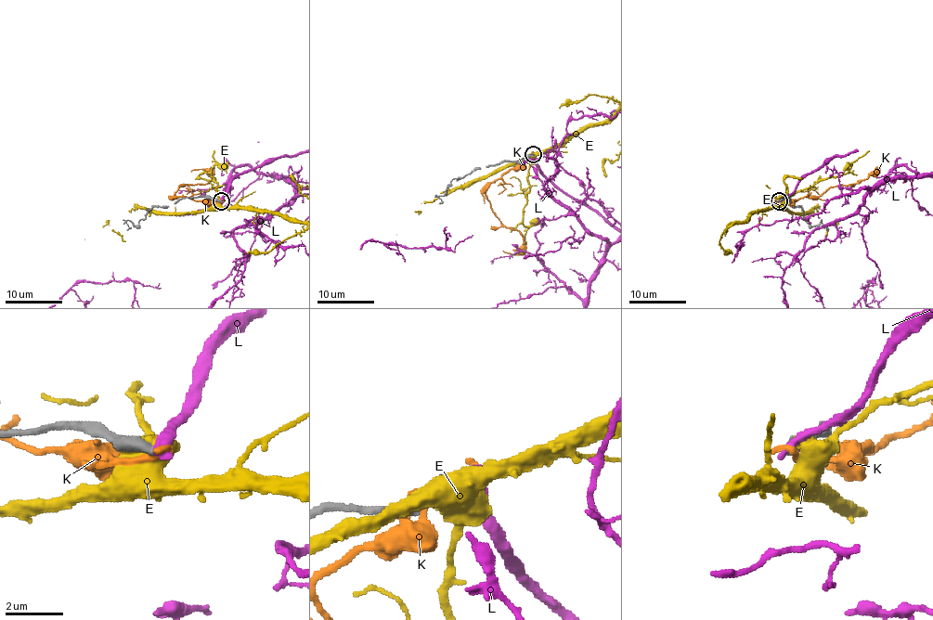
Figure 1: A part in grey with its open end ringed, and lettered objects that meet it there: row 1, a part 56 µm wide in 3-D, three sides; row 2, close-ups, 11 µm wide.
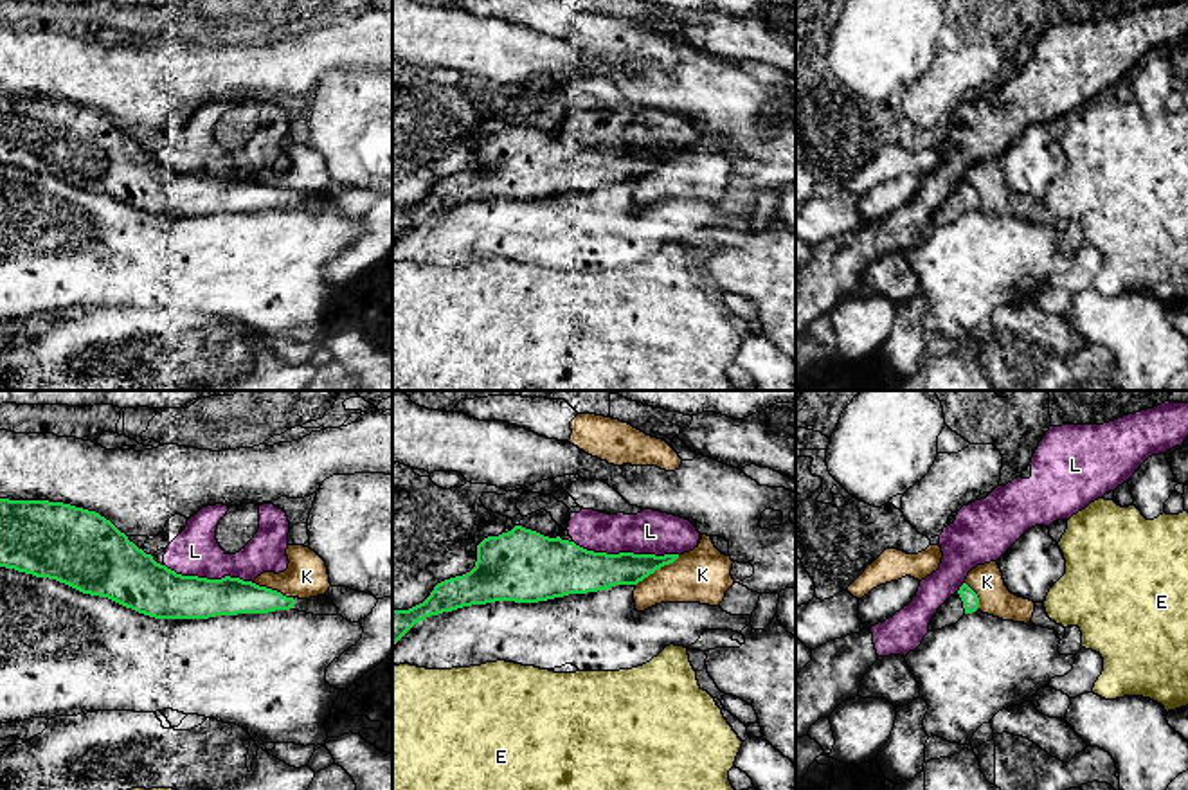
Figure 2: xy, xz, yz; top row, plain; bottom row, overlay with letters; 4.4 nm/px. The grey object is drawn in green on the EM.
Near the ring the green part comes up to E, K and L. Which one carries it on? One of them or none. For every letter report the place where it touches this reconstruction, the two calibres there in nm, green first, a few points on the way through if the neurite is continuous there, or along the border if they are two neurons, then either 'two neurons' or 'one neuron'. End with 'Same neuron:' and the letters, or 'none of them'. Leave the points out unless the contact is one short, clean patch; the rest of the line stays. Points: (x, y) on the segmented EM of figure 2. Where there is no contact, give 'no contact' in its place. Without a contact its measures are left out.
E: no contact | two neurons
K: xz (657, 567) | 160/240 nm | along xz (679, 556), (657, 567), (636, 585) | two neurons
L: xz (627, 553) | 200/190 nm | two neurons
Same neuron: none of them

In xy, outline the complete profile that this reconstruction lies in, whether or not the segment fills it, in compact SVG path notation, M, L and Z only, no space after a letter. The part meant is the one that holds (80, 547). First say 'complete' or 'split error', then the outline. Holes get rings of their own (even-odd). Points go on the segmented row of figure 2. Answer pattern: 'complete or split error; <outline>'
split error; M0 498L0 567L56 579L155 619L275 610L338 615L326 596L286 597L239 578L176 574L99 513L63 502Z

